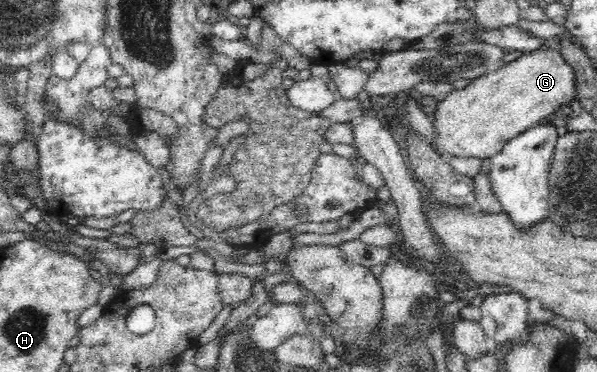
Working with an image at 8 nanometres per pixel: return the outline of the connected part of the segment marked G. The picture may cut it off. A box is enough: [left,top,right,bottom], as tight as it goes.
[430,48,577,164]

